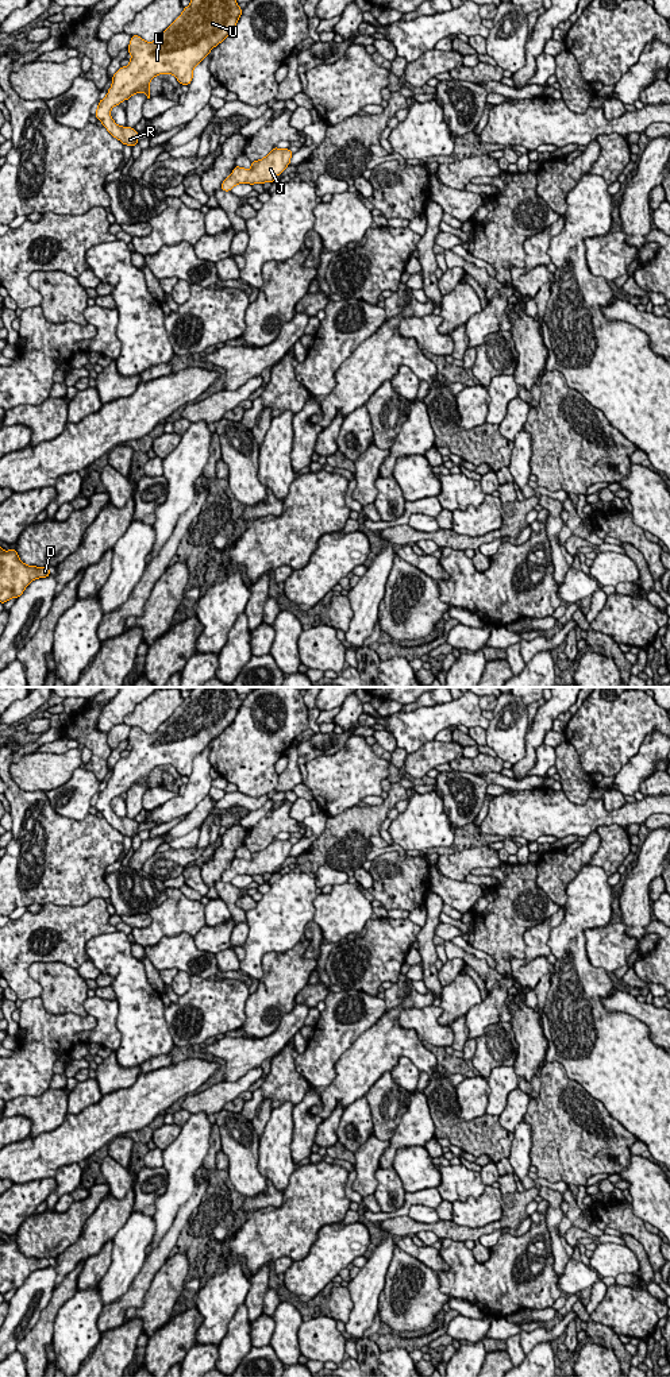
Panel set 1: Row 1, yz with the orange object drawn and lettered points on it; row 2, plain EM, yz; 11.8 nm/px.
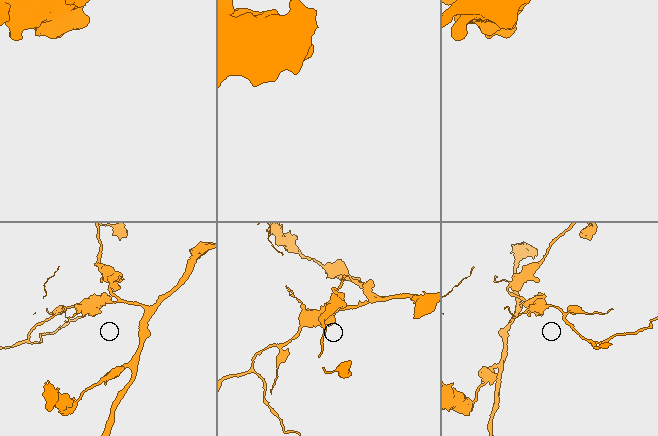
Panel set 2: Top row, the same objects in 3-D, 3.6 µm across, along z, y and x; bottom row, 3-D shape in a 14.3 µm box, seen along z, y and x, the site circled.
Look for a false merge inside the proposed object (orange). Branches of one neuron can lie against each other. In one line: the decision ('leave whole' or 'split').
leave whole

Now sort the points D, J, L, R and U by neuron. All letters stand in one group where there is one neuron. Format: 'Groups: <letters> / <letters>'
Groups: D J L R U

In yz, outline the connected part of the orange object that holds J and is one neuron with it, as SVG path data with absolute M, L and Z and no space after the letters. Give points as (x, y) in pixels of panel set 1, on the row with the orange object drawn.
M273 147L265 158L251 161L250 170L235 166L232 173L223 181L222 190L230 192L238 184L273 184L276 177L289 166L292 154L289 148Z

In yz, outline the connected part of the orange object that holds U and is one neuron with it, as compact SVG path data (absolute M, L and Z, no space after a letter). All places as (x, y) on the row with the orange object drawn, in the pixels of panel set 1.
M190 0L190 4L154 42L132 35L127 47L131 54L130 63L113 74L107 96L99 101L95 115L97 120L123 144L130 147L138 144L139 132L127 126L118 126L109 113L111 109L135 93L143 92L150 99L150 81L158 74L170 73L181 85L189 85L193 69L234 31L242 11L236 0Z

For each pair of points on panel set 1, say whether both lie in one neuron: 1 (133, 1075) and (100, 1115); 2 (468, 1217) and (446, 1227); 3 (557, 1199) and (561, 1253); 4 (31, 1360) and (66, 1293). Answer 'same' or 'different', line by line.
1: different
2: different
3: same
4: same

